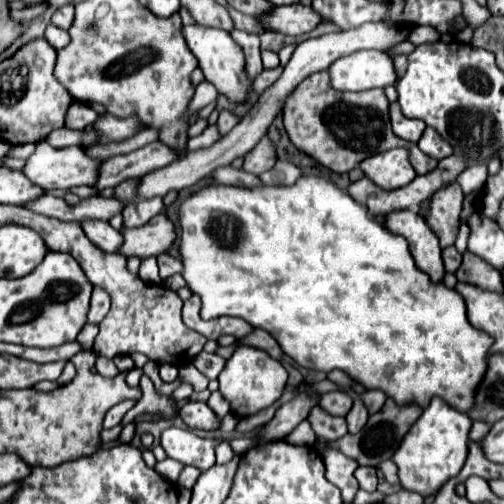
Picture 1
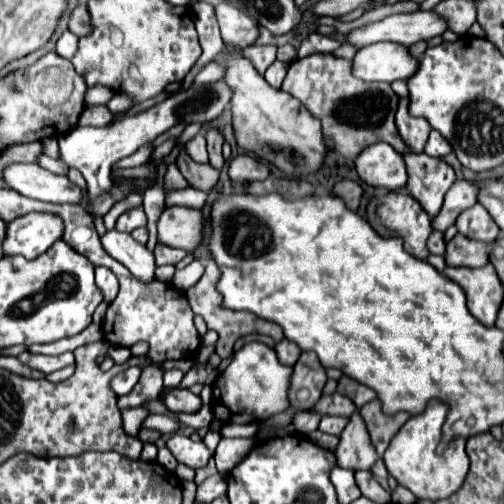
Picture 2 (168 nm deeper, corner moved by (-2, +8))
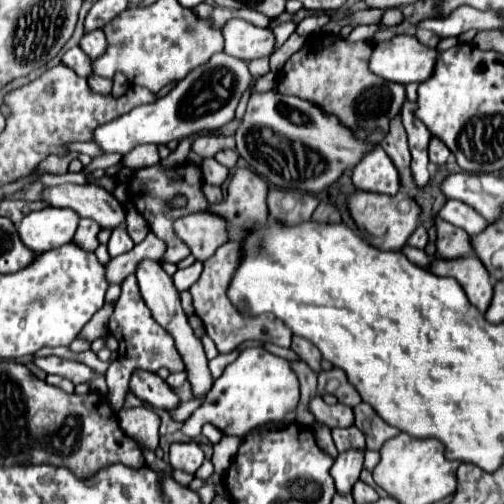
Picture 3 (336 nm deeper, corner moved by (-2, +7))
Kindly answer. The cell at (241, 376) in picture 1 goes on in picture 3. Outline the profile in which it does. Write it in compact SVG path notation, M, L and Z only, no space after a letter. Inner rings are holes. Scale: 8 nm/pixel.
M245 349L241 355L225 367L223 375L215 381L213 389L205 397L203 405L183 423L181 431L191 439L197 437L205 423L215 425L223 435L237 435L269 423L283 421L299 403L299 381L287 359L275 357L265 349Z

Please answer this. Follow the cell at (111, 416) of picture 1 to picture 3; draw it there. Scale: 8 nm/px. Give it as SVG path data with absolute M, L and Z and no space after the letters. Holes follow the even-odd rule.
M131 275L121 283L121 297L115 303L115 311L109 319L109 333L119 341L119 357L113 365L109 365L105 377L107 377L107 385L109 385L109 405L111 409L115 409L115 413L121 411L123 407L123 399L125 399L125 391L129 389L129 377L133 375L133 371L137 369L145 369L145 371L157 371L161 367L167 367L171 373L179 373L183 371L183 361L179 359L179 353L175 349L175 343L171 339L169 333L163 331L163 327L151 317L151 311L147 309L139 287L137 287L137 277Z

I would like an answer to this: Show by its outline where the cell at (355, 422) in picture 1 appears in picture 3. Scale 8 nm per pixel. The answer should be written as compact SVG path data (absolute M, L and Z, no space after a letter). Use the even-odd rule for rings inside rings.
M345 451L337 457L337 461L331 467L331 477L335 481L339 495L351 493L355 481L359 479L361 469L363 469L363 453L361 451Z

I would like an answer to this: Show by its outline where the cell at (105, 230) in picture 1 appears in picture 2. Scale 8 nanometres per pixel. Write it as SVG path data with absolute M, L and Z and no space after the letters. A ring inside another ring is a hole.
M113 228L101 236L101 244L109 256L119 260L123 266L127 266L143 282L149 282L155 278L153 272L157 266L155 266L153 254L145 246L141 246L137 240L133 240L131 234L119 232Z

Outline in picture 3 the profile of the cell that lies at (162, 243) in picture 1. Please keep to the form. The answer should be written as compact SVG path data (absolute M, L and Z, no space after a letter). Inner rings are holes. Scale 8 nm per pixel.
M209 211L177 219L175 233L181 241L189 245L197 261L209 259L215 253L215 249L219 249L219 245L225 245L229 239L225 219Z

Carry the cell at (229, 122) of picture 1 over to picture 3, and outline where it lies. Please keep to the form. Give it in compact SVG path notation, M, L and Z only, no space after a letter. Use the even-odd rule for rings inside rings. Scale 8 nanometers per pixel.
M203 159L203 175L205 175L205 183L209 185L223 185L223 181L229 175L229 169L219 165L215 159Z

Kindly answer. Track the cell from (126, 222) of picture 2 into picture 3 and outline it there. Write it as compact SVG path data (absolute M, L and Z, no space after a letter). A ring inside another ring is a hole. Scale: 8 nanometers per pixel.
M123 225L123 227L119 227L119 229L115 229L115 231L111 233L111 239L109 239L109 243L107 243L107 251L109 251L111 257L117 257L117 255L123 255L123 253L131 251L133 245L135 245L135 243L131 241L131 237L127 235L127 229L125 229L125 225Z

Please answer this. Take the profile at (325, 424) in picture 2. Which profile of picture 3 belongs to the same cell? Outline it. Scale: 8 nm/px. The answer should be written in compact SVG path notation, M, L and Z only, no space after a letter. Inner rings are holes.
M345 427L345 429L333 429L333 441L339 453L349 451L349 449L365 449L365 437L357 427Z

